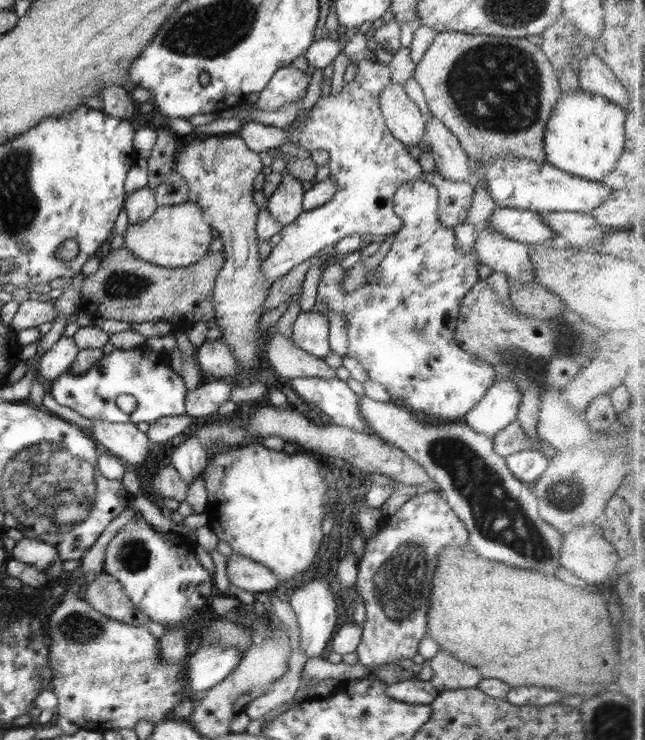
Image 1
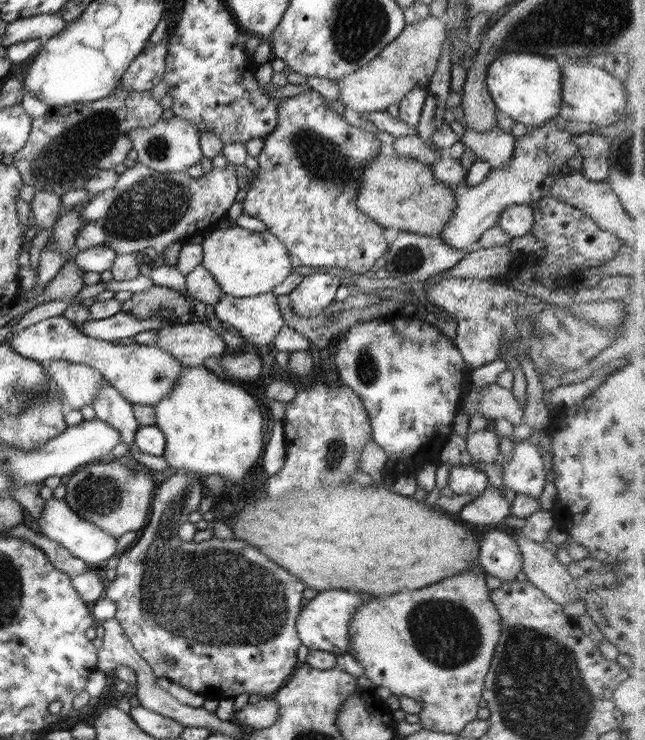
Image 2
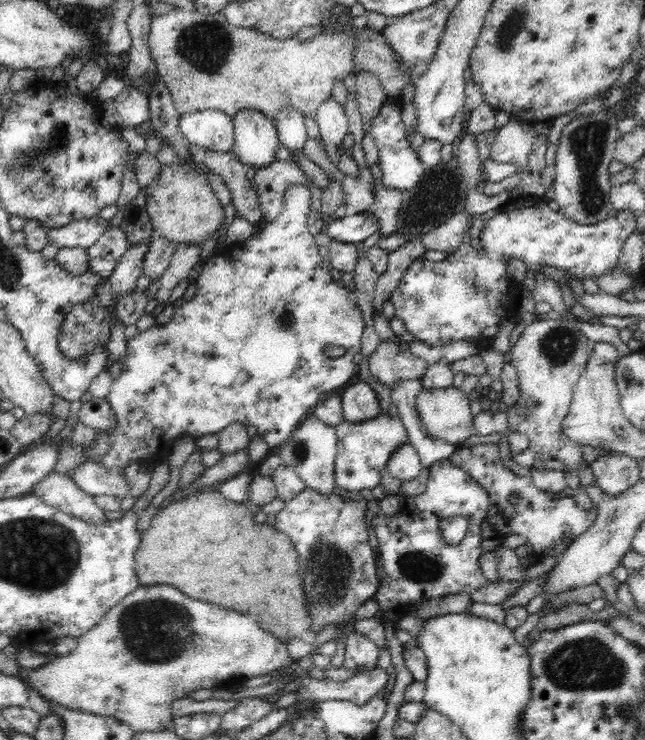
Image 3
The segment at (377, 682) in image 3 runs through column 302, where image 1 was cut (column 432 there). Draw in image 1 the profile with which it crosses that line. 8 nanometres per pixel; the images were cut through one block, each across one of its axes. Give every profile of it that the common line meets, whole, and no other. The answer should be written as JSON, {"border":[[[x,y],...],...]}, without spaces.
{"border":[[[419,678],[386,684],[386,692],[394,700],[415,705],[429,705],[439,694],[430,680]]]}

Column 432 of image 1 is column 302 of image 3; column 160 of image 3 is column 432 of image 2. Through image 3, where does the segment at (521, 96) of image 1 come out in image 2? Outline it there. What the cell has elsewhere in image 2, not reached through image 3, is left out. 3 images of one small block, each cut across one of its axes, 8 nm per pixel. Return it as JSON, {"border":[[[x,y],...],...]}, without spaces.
{"border":[[[428,15],[426,18],[407,24],[404,30],[383,48],[371,62],[358,71],[340,78],[337,82],[339,100],[359,114],[386,111],[388,106],[398,104],[418,84],[429,84],[438,67],[438,59],[447,38],[445,19]]]}

